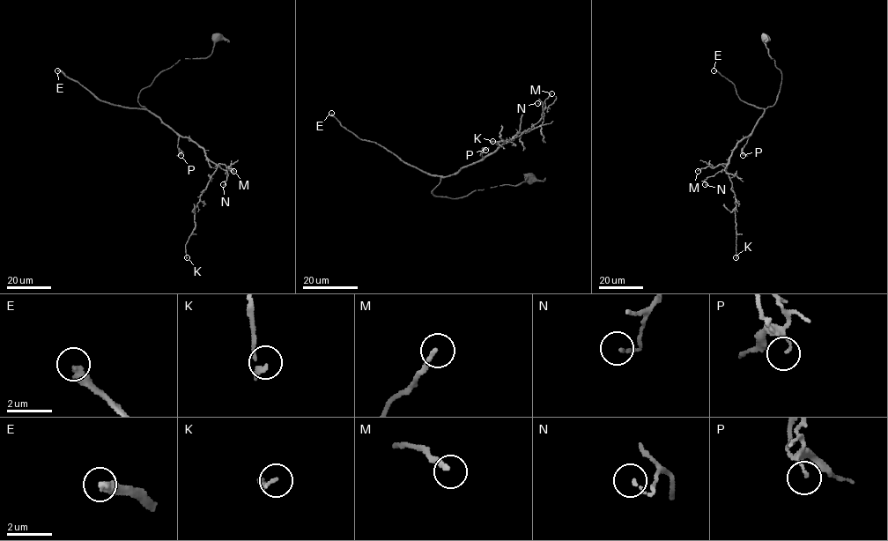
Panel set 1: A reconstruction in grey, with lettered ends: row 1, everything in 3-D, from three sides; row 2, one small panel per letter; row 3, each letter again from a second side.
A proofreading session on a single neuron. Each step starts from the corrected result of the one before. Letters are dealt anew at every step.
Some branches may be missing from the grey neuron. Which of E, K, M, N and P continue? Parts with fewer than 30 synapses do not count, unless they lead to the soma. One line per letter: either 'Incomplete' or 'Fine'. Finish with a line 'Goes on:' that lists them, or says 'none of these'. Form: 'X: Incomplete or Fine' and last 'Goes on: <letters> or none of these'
E: Incomplete
K: Fine
M: Fine
N: Fine
P: Fine
Goes on: E

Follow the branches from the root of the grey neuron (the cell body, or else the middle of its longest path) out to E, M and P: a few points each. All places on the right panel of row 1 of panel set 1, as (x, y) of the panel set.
E: (765, 38), (768, 55), (781, 74), (780, 89), (772, 106), (763, 108), (742, 101), (735, 85), (714, 70)
M: (765, 38), (768, 55), (781, 74), (776, 102), (765, 108), (751, 132), (736, 144), (726, 165), (698, 171)
P: (765, 38), (768, 55), (780, 70), (781, 84), (776, 102), (765, 108), (742, 151), (743, 155)

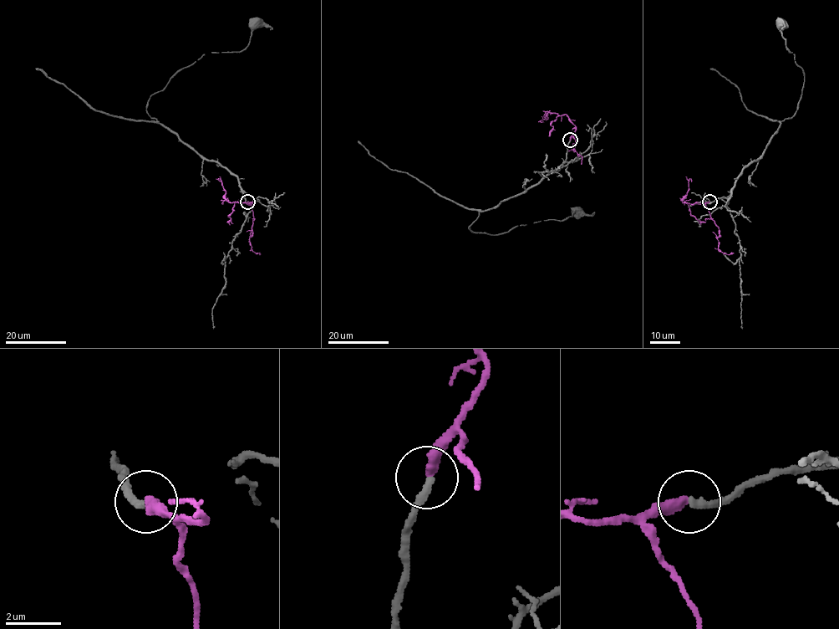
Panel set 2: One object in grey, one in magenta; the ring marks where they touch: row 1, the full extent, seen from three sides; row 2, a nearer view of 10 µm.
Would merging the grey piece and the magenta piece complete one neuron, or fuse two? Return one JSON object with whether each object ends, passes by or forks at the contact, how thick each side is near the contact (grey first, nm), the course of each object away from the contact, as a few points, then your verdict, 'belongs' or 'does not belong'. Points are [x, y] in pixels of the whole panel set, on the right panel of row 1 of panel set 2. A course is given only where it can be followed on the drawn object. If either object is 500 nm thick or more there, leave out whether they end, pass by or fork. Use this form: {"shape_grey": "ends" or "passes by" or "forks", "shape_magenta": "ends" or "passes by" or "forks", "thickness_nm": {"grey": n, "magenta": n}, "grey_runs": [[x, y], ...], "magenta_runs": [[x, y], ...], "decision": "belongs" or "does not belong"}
{"shape_grey": "ends", "shape_magenta": "ends", "thickness_nm": {"grey": 300, "magenta": 400}, "grey_runs": [[709, 201], [730, 193], [744, 168], [763, 154], [780, 124], [797, 109], [804, 72], [789, 52], [782, 24]], "magenta_runs": [[709, 201], [683, 202], [681, 199], [688, 188], [688, 181], [691, 181]], "decision": "belongs"}

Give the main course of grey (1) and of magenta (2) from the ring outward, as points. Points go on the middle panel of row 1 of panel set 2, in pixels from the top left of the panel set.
1: (570, 140), (566, 158), (557, 169), (481, 210), (468, 227), (500, 234), (516, 226), (563, 221), (577, 212)
2: (570, 140), (576, 127), (565, 114), (558, 115), (548, 112), (548, 118), (540, 121), (543, 121)

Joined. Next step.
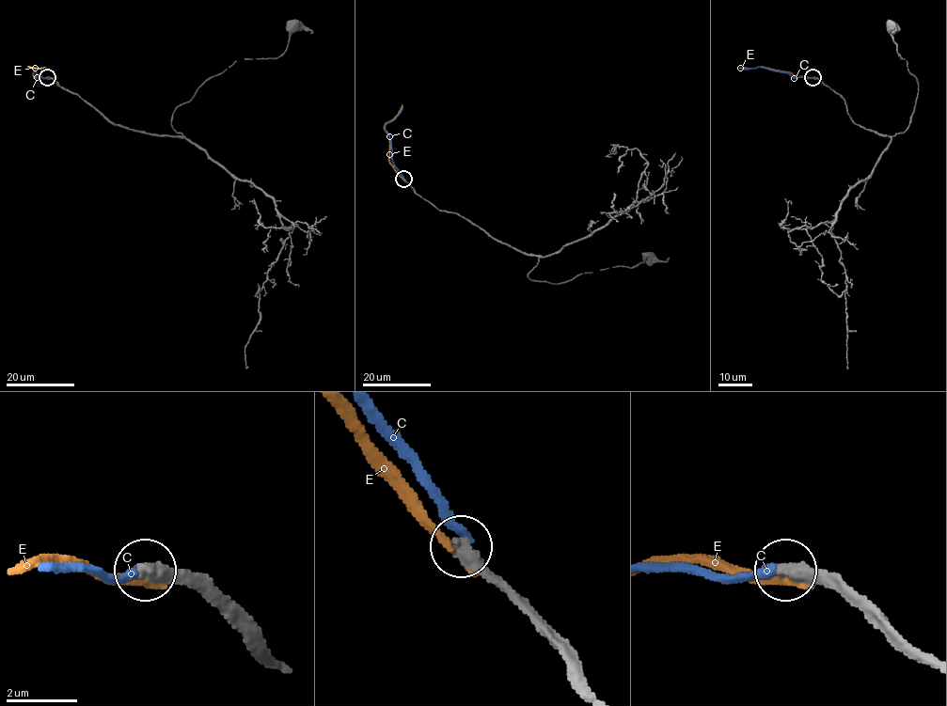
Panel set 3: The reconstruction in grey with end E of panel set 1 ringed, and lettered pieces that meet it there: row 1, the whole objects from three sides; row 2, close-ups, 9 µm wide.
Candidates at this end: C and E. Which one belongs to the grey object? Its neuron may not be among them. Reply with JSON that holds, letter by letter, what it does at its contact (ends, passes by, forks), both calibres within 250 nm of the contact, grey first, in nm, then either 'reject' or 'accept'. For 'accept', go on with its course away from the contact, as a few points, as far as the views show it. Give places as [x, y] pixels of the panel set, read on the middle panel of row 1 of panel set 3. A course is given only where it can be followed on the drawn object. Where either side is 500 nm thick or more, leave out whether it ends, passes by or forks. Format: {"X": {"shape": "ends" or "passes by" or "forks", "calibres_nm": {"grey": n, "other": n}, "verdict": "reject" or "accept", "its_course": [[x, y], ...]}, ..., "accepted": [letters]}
{"C": {"shape": "ends", "calibres_nm": {"grey": 420, "other": 280}, "verdict": "reject"}, "E": {"shape": "ends", "calibres_nm": {"grey": 460, "other": 280}, "verdict": "reject"}, "accepted": []}

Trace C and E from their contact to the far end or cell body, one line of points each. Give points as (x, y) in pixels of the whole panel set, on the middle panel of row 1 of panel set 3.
C: (403, 179), (392, 161), (391, 142), (385, 128), (402, 106)
E: (403, 180), (389, 163), (389, 135), (384, 127), (402, 104)

